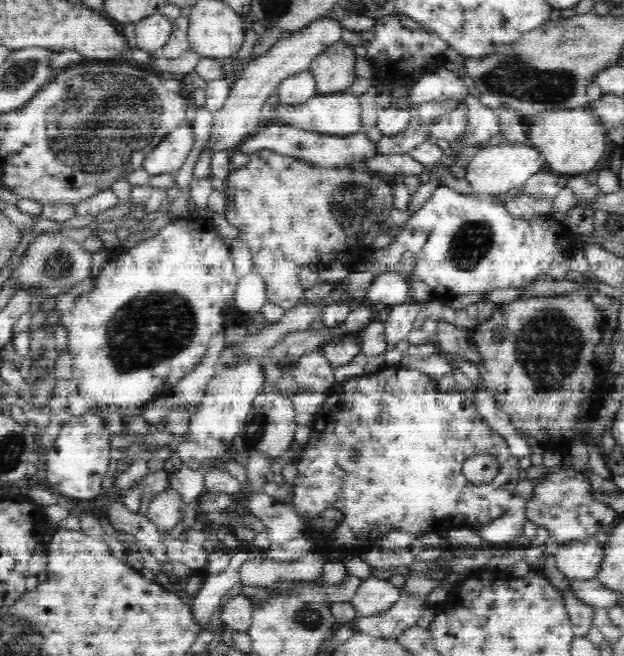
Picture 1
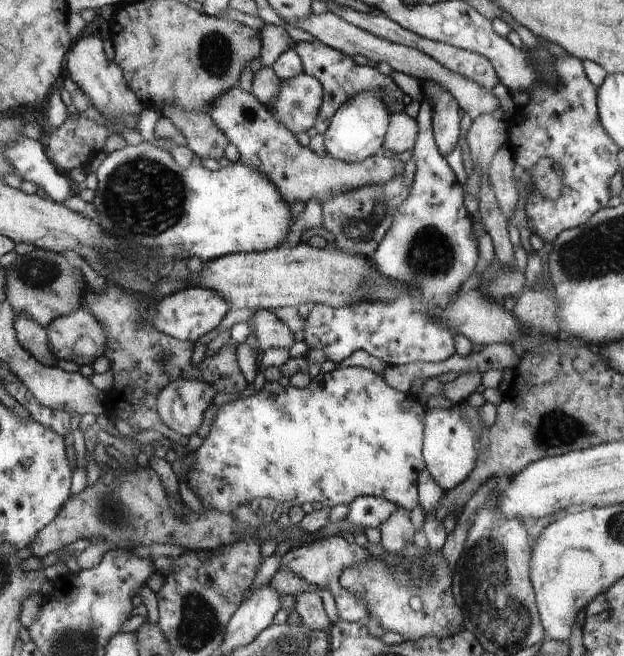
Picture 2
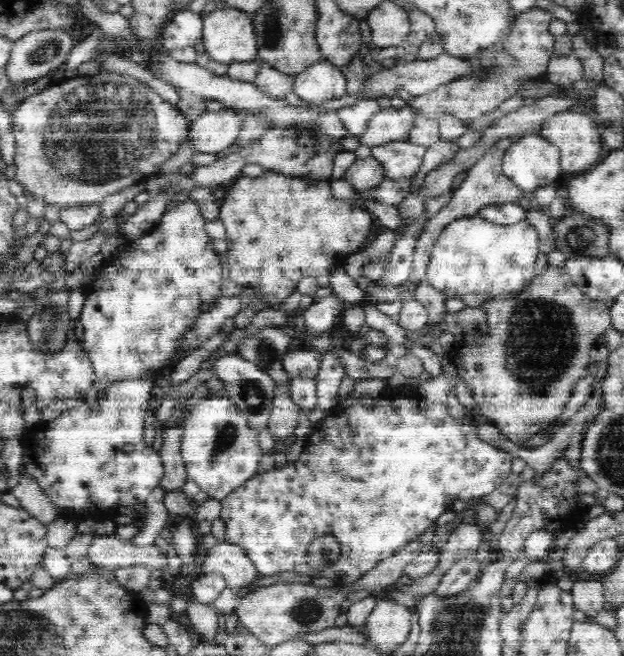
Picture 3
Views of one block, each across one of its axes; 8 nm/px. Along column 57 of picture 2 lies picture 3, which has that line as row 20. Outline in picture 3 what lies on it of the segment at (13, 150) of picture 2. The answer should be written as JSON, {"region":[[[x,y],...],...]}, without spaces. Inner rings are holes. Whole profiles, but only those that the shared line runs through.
{"region":[[[176,10],[161,32],[160,46],[168,51],[194,47],[201,41],[203,18],[190,10]]]}

